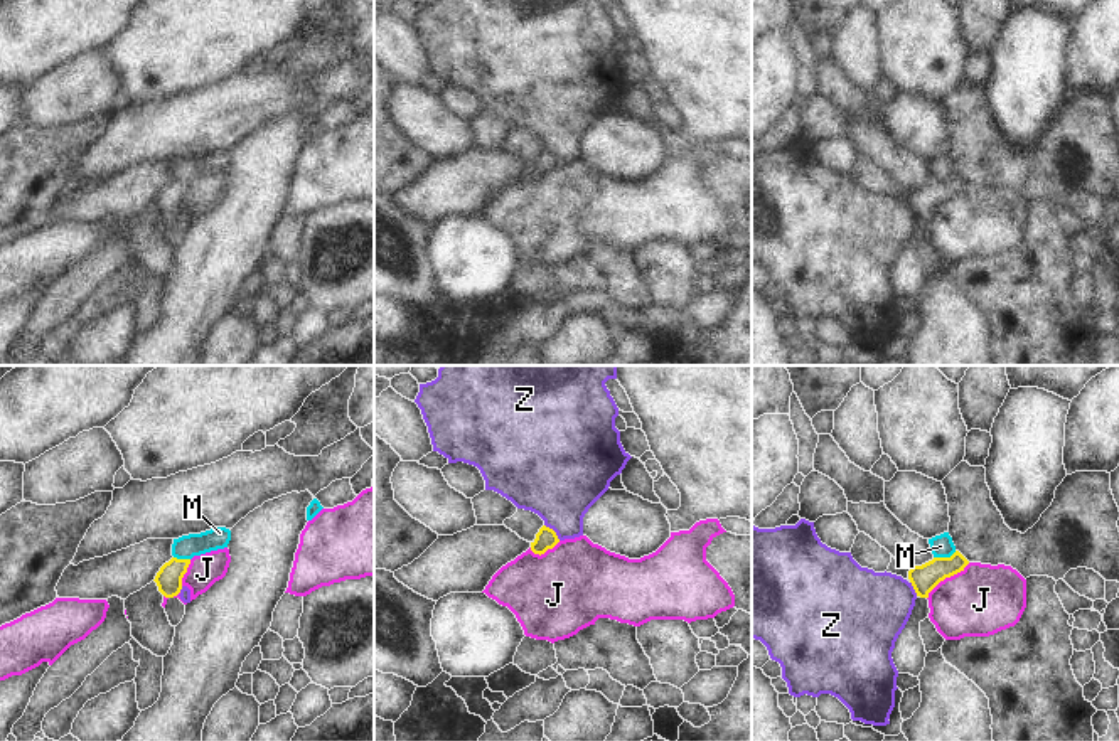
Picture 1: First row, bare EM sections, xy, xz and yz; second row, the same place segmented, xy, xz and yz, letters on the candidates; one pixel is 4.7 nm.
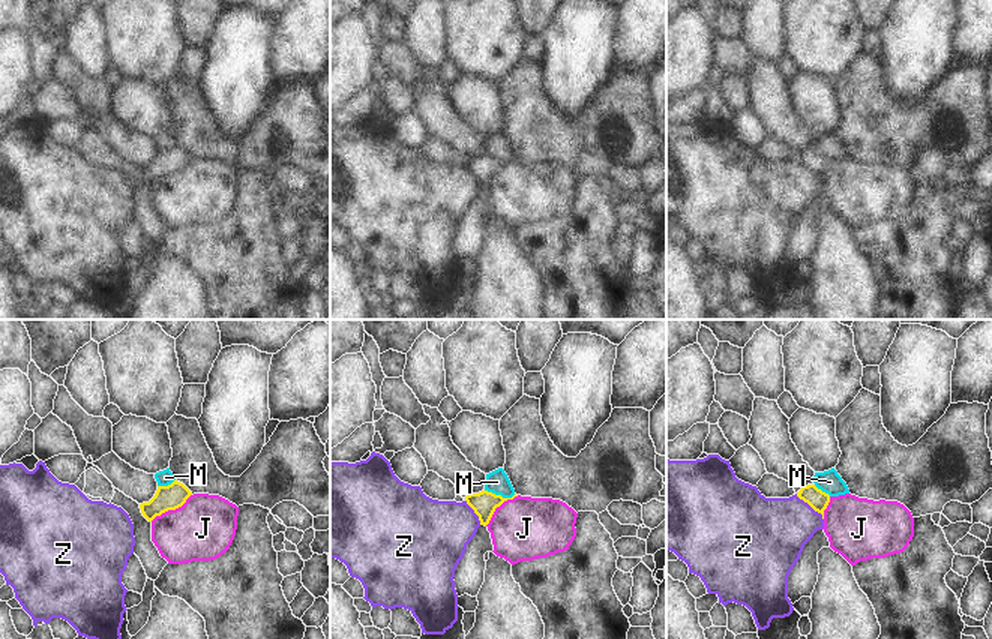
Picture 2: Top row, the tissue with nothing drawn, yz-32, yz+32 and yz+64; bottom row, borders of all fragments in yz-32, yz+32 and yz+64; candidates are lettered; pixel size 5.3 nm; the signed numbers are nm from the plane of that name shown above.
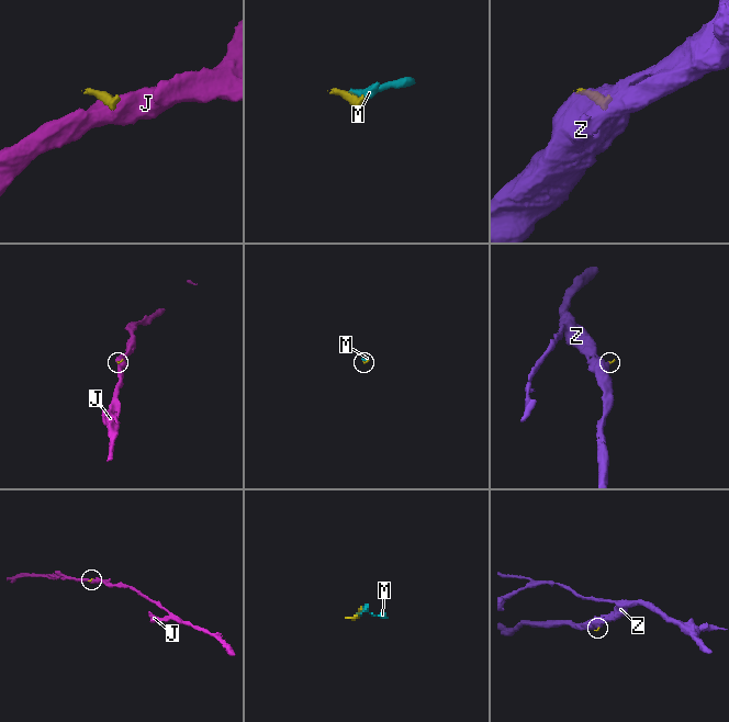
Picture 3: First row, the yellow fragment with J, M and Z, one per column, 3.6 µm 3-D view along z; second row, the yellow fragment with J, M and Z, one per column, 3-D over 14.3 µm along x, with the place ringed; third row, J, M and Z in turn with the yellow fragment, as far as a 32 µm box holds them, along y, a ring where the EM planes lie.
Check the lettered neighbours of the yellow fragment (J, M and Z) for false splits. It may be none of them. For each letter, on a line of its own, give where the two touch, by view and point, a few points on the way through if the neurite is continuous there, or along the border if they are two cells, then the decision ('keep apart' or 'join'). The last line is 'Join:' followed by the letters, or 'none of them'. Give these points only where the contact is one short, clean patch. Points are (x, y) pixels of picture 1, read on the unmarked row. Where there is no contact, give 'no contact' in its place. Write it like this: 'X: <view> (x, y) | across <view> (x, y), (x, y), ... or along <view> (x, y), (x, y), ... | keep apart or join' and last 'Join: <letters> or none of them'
J: yz (946, 199) | along yz (969, 186), (946, 199), (927, 221) | keep apart
M: yz (944, 181) | along yz (956, 174), (949, 179), (934, 181) | keep apart
Z: xz (553, 154) | along xz (545, 147), (560, 162) | keep apart
Join: none of them

